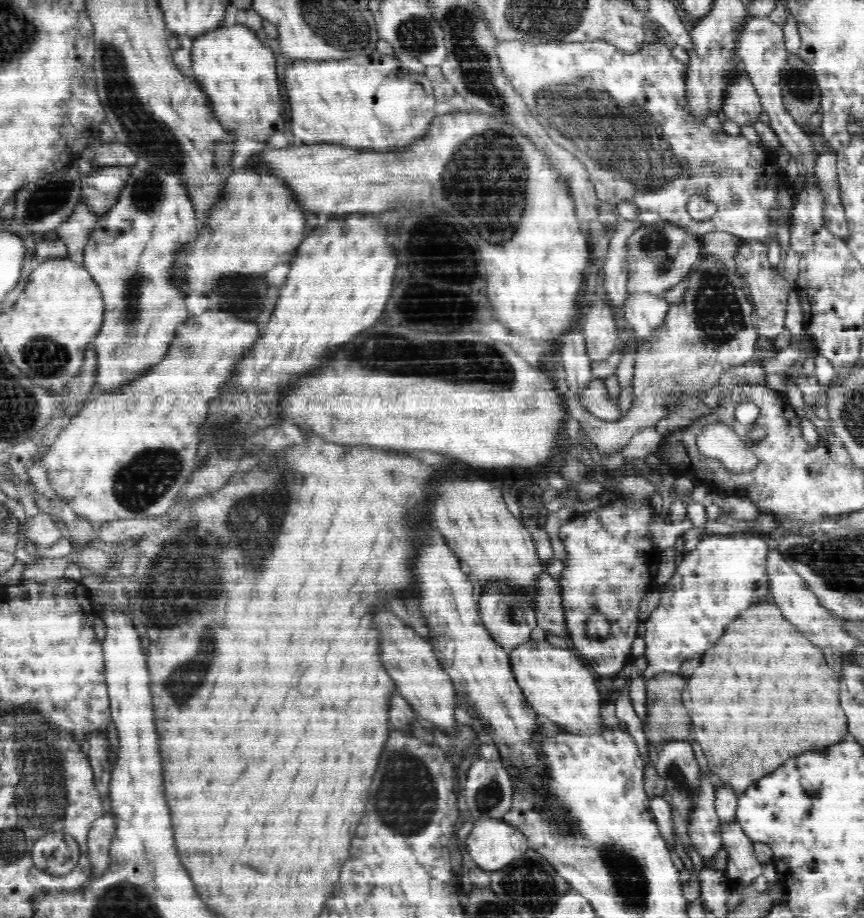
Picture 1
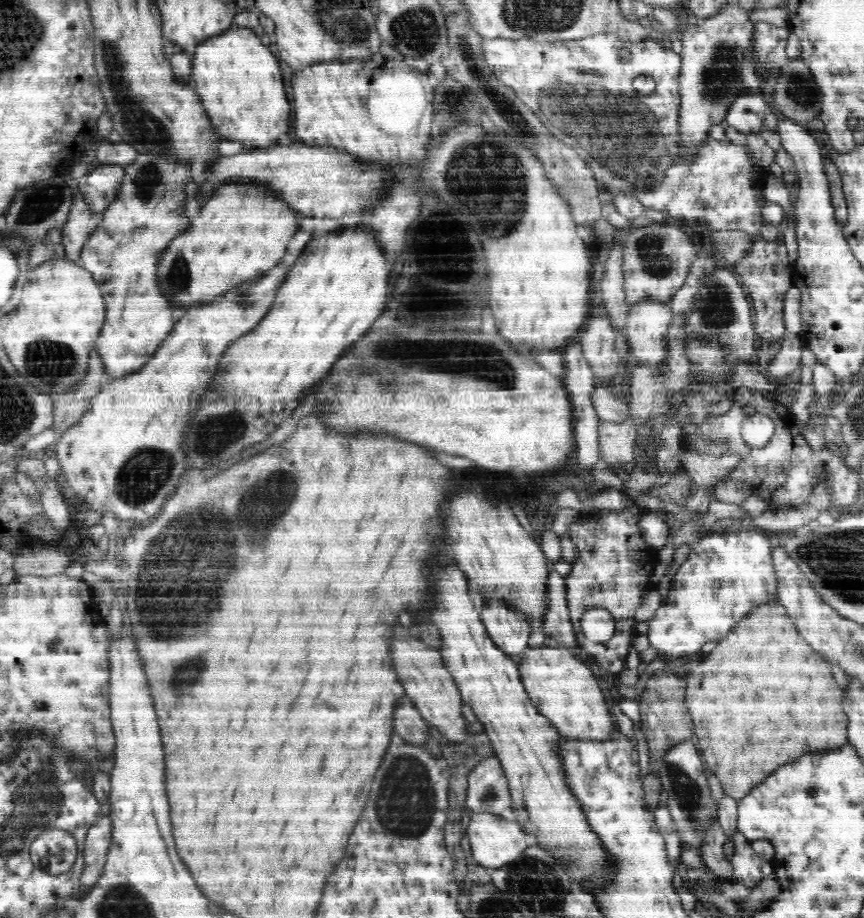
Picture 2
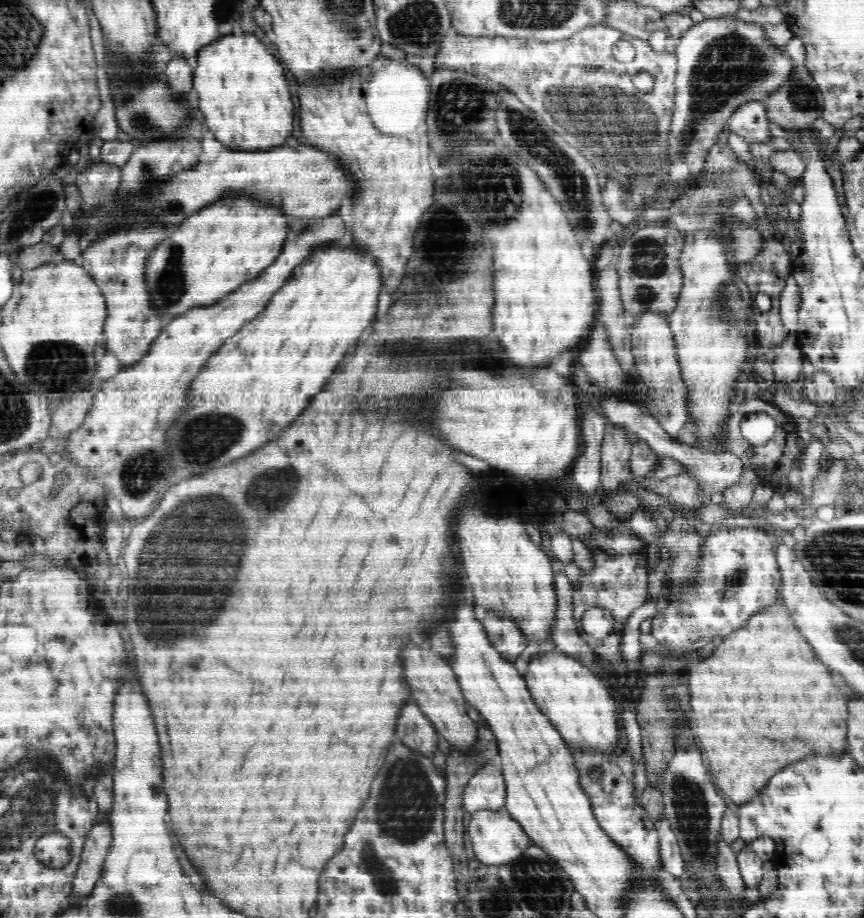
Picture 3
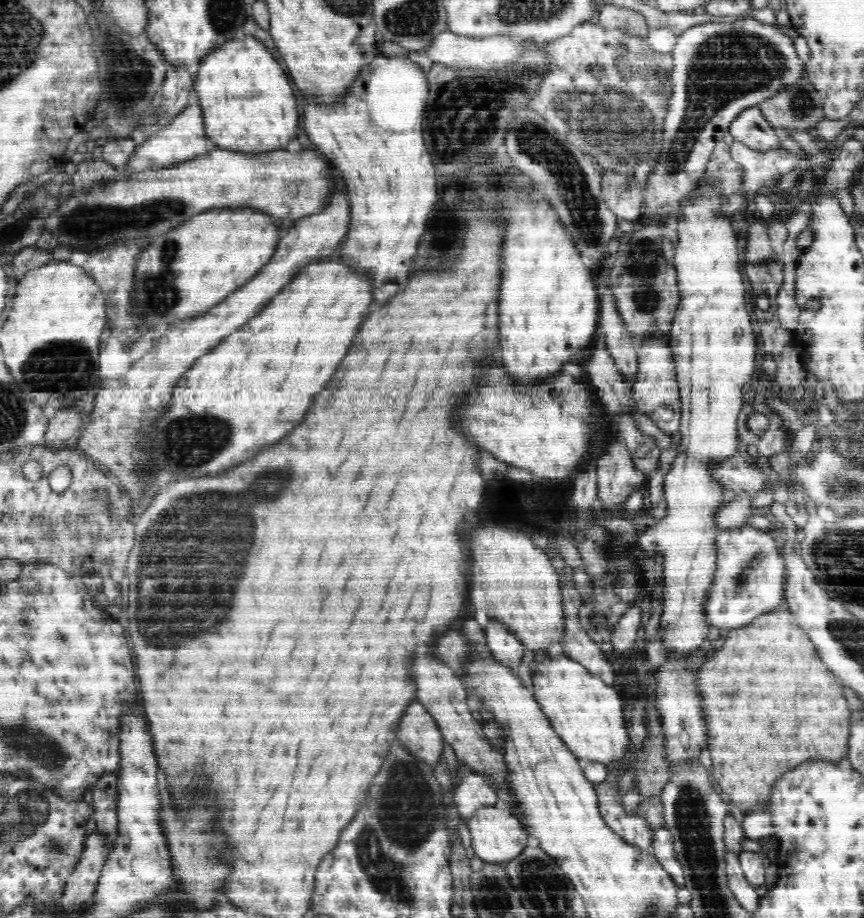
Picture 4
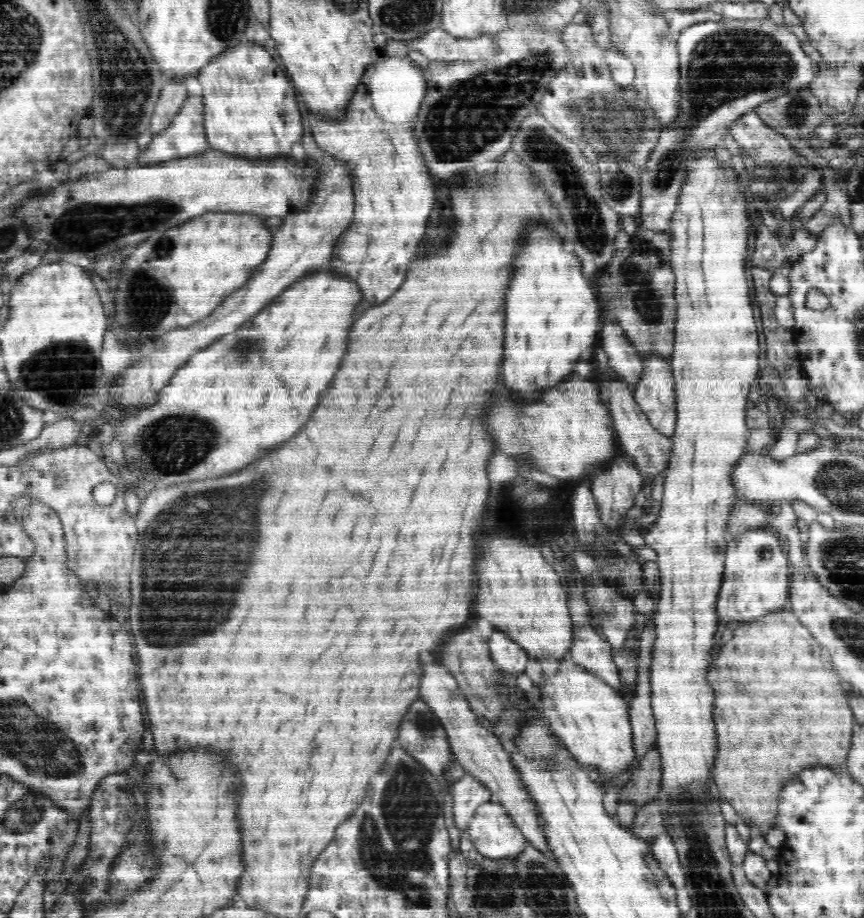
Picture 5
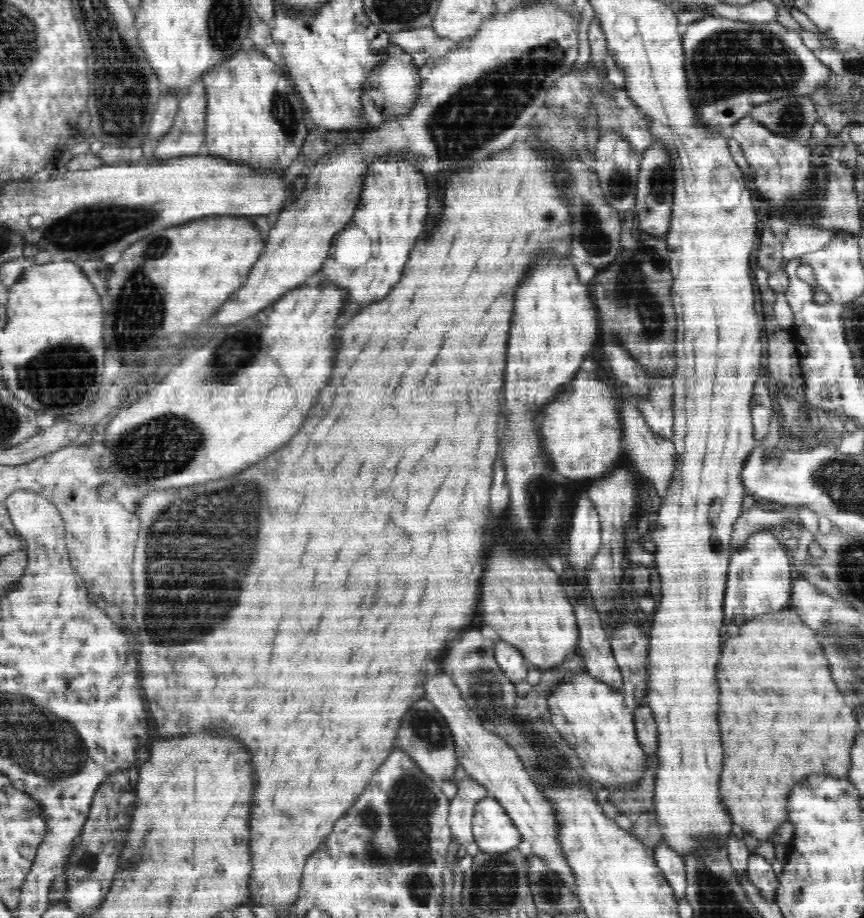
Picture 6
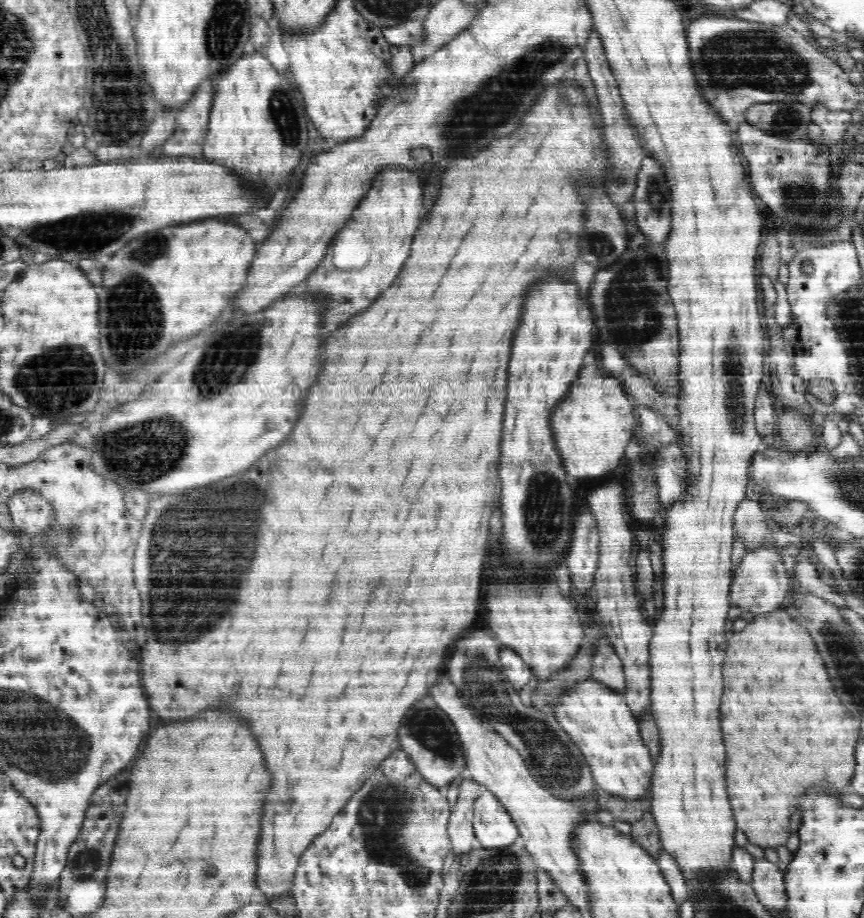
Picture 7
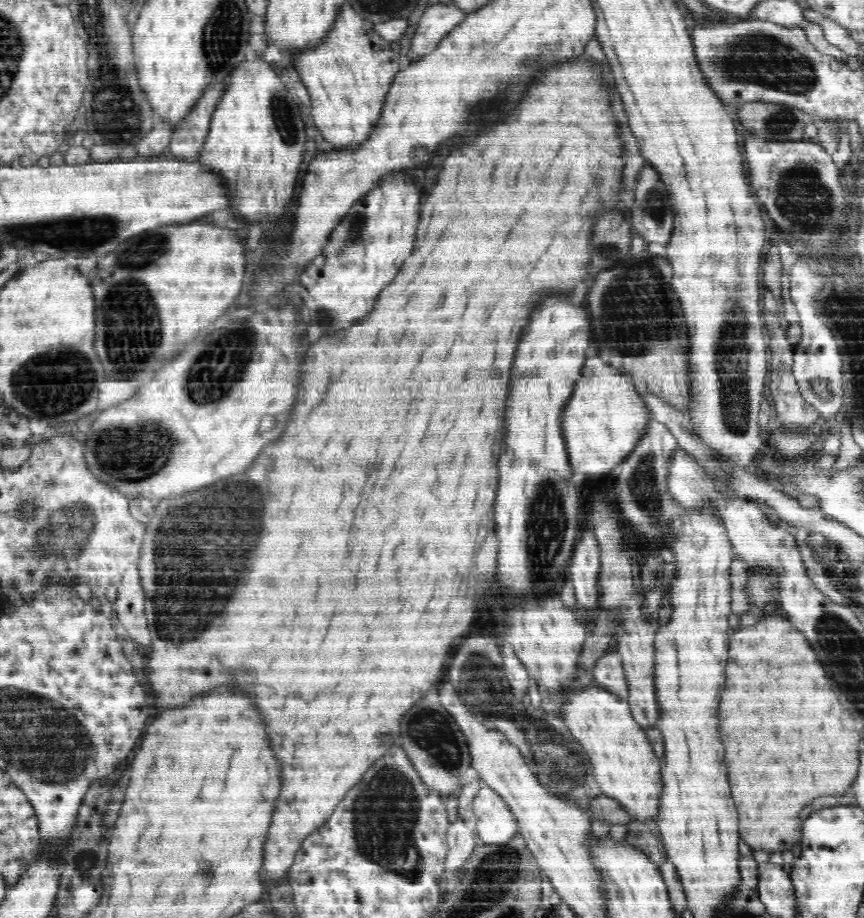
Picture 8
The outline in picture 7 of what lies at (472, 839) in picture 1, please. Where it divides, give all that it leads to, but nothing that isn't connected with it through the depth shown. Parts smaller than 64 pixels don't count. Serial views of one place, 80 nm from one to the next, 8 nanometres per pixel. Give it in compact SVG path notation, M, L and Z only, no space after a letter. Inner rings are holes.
M484 786L476 799L473 829L482 849L505 848L515 844L519 830L505 806Z

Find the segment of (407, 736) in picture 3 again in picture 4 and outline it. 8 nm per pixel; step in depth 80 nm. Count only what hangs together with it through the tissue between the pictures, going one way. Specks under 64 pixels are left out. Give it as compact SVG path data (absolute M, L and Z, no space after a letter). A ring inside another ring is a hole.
M414 702L400 720L398 742L406 750L410 750L410 753L418 758L424 758L424 761L432 766L440 760L444 739L434 717L425 709L425 705Z

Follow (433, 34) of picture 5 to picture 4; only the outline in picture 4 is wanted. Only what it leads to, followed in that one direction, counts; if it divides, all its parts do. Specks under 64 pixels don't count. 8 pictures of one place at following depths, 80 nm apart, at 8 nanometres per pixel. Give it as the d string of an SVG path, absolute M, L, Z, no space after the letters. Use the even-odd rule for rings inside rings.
M450 29L440 32L434 36L430 48L426 48L426 55L435 63L442 64L450 68L480 68L486 72L490 70L502 70L506 64L511 64L522 53L519 39L506 35L486 36L484 38L474 38L464 35L454 34Z

